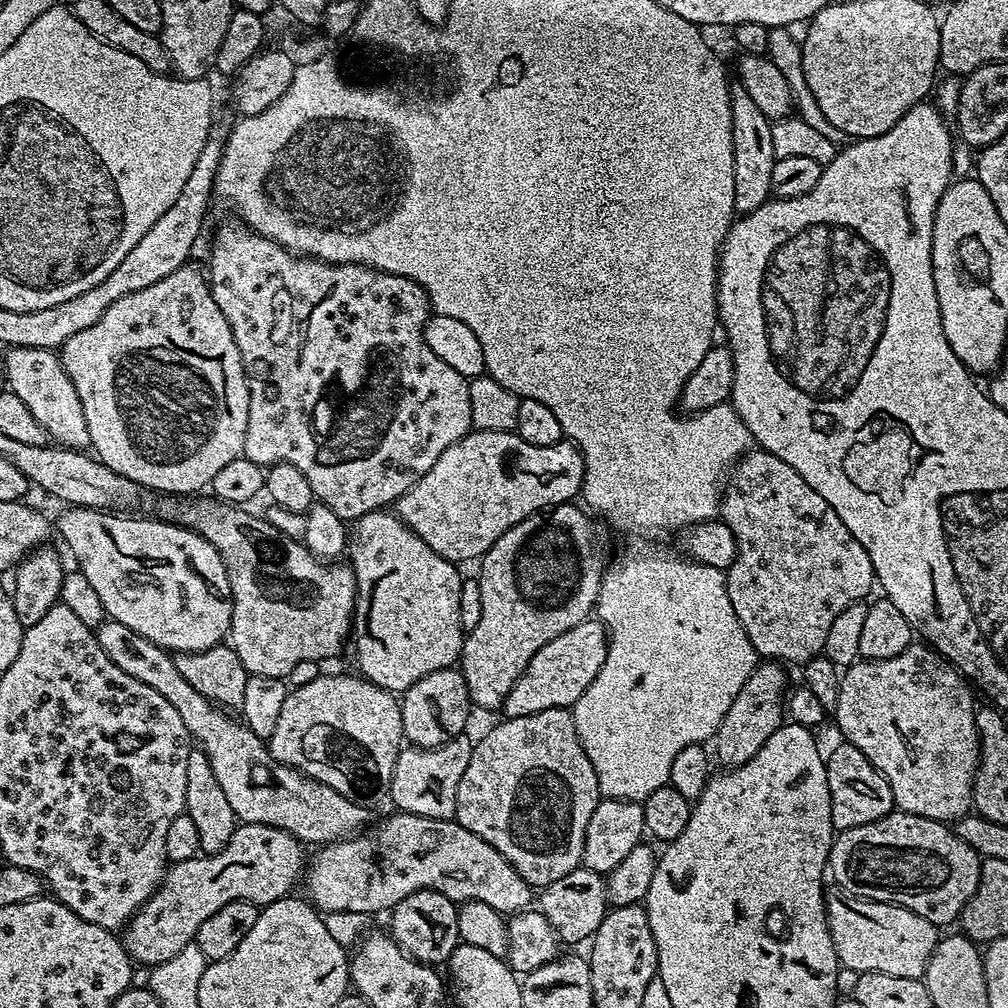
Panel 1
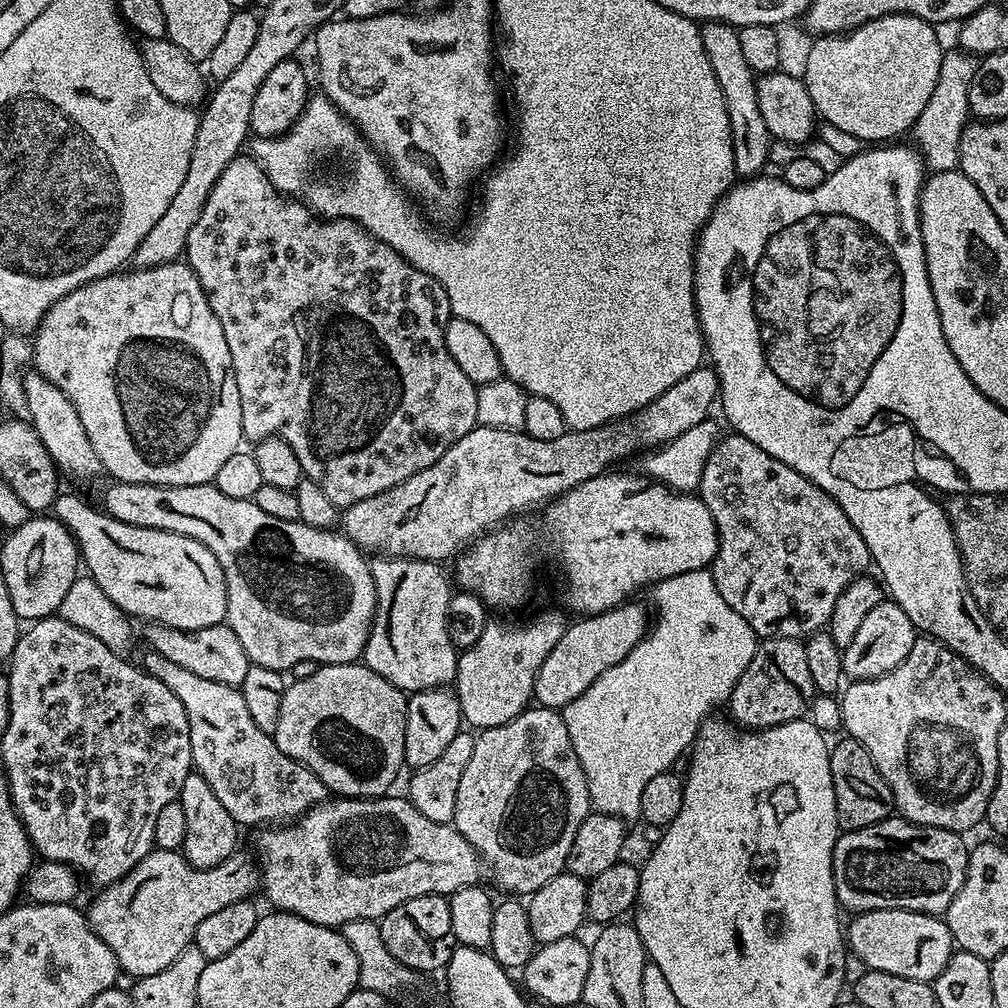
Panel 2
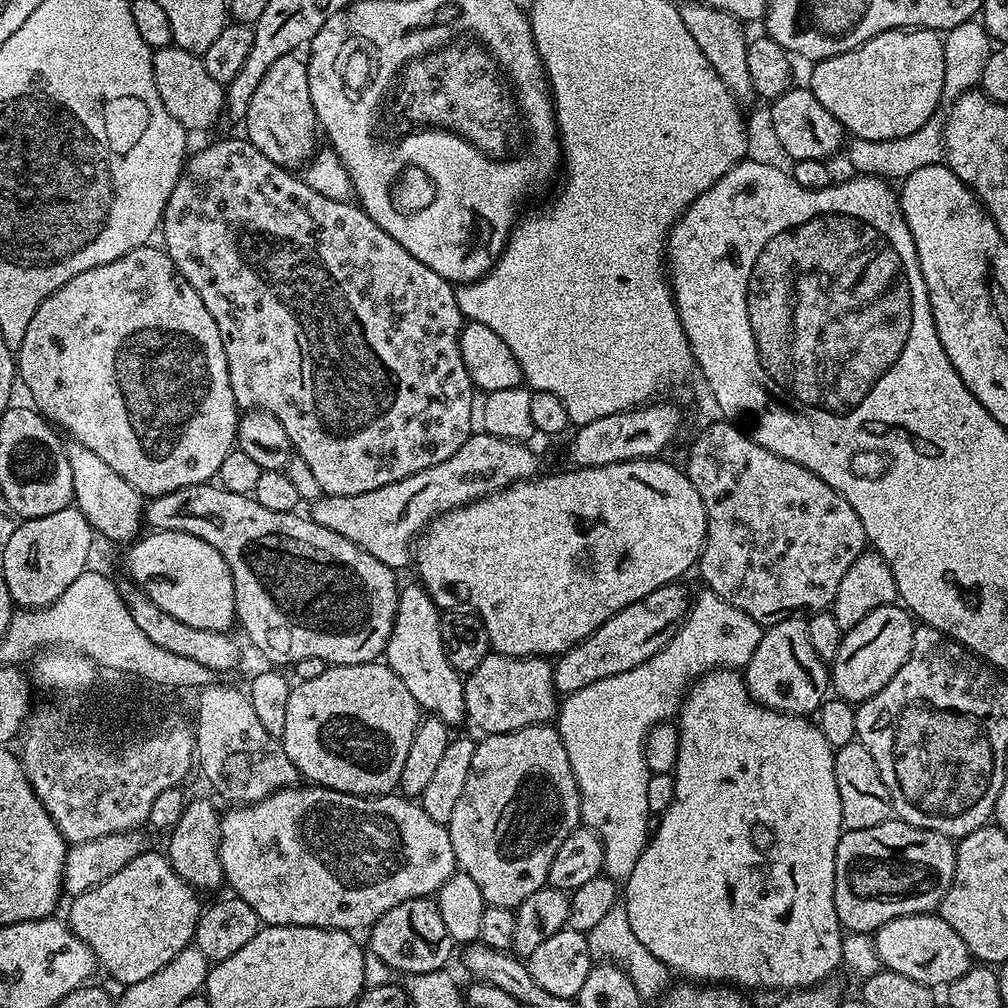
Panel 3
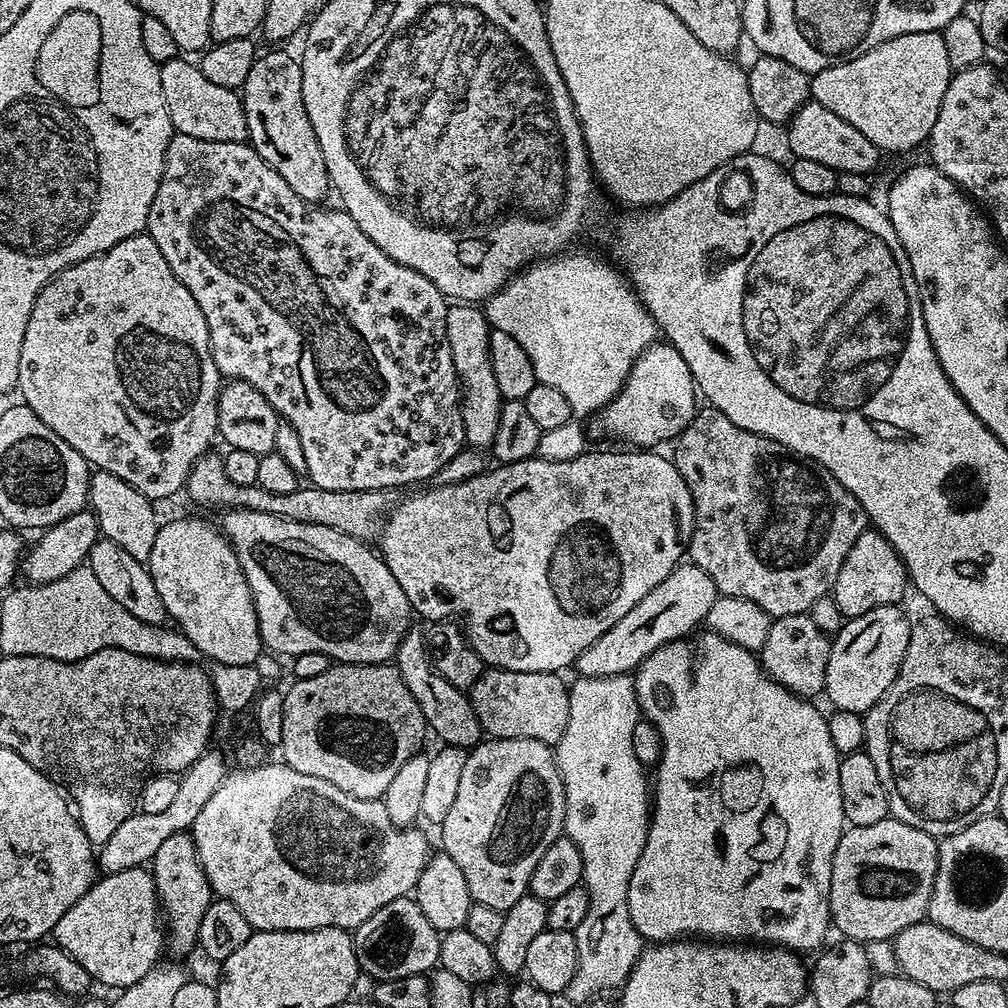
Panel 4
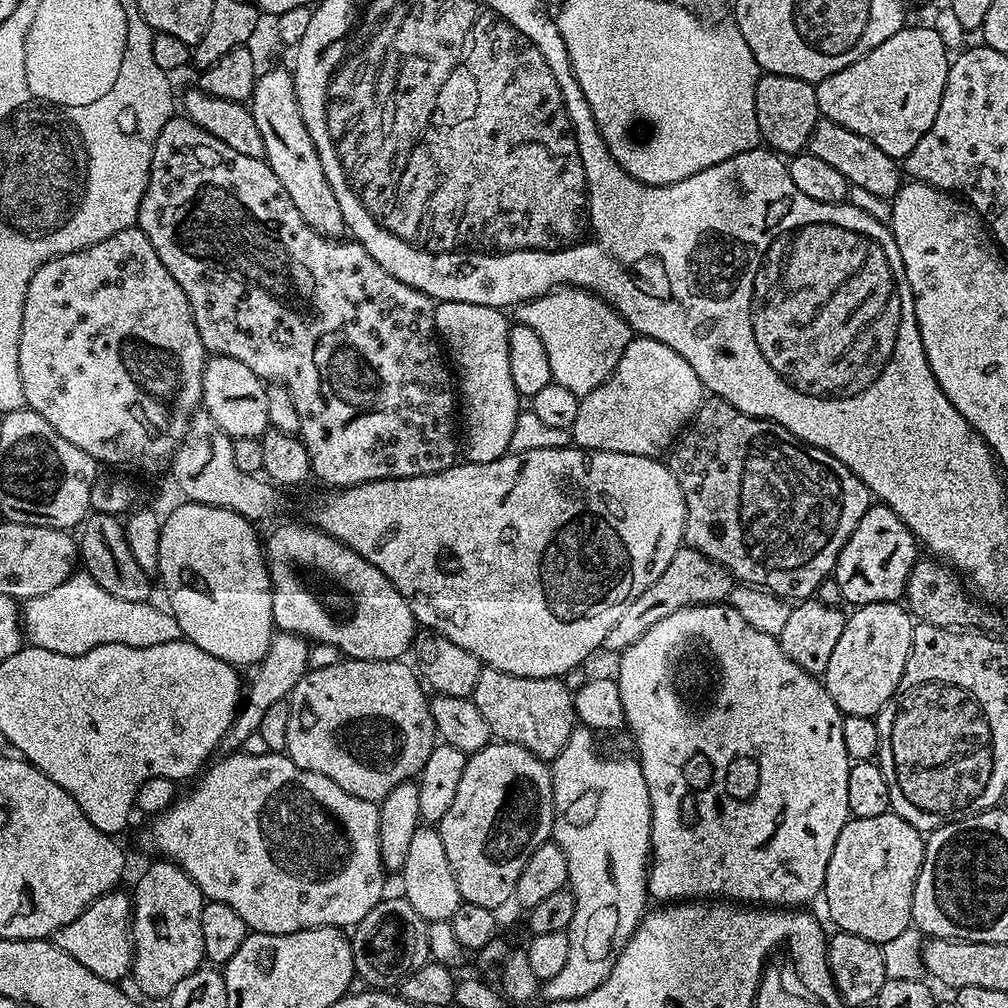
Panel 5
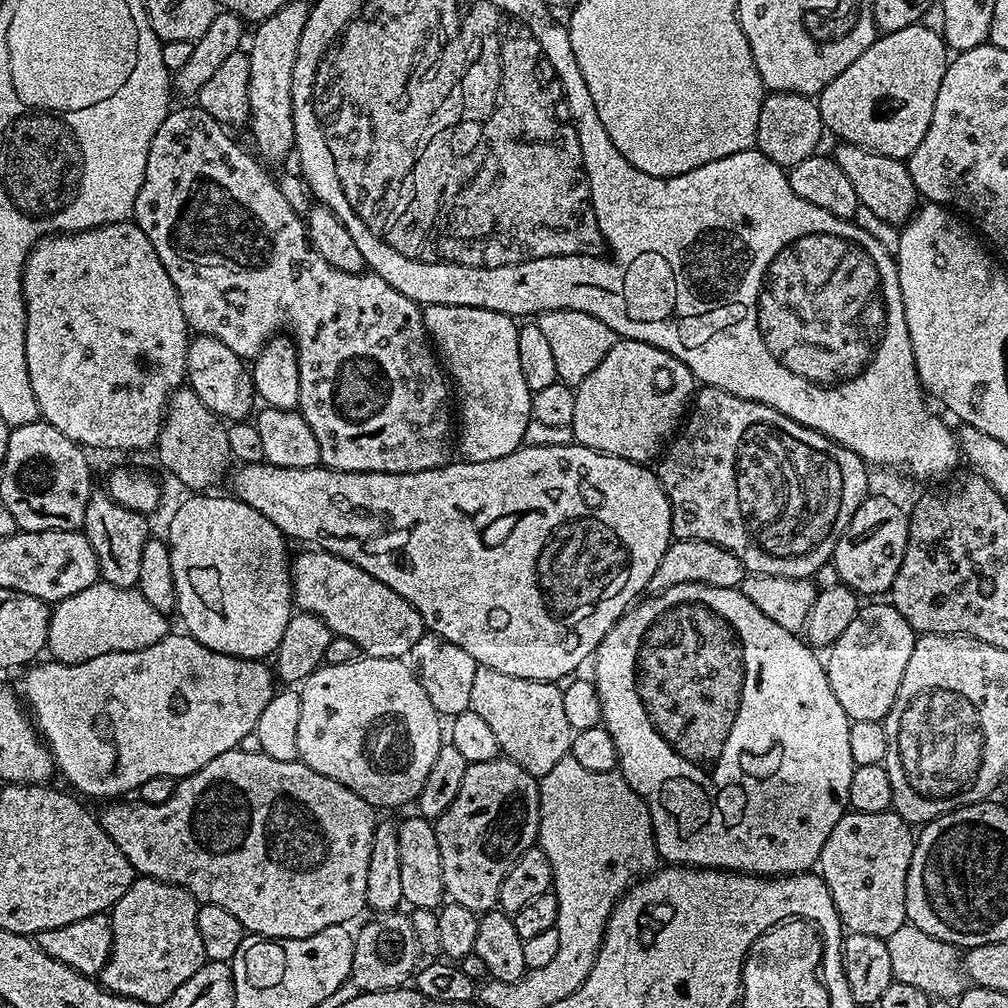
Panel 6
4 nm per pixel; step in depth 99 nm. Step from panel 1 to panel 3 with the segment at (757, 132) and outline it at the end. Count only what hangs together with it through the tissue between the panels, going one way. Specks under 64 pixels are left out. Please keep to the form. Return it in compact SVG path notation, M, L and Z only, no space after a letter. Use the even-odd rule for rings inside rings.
M706 2L700 4L683 5L680 8L682 22L686 22L686 30L694 34L694 42L698 42L698 50L706 54L706 62L714 66L714 74L722 78L722 82L730 90L737 104L747 106L751 100L757 99L754 82L750 82L750 66L746 66L749 37L744 37L745 25L737 16L711 8Z

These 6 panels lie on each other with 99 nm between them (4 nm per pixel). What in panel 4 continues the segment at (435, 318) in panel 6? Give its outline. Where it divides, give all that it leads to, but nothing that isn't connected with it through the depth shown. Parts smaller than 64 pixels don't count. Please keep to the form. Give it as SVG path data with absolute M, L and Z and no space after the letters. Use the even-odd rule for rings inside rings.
M456 302L446 314L446 338L450 342L450 354L454 358L456 376L462 385L462 422L465 441L473 449L488 450L493 447L499 430L502 397L494 366L490 362L490 325L479 307L468 302Z

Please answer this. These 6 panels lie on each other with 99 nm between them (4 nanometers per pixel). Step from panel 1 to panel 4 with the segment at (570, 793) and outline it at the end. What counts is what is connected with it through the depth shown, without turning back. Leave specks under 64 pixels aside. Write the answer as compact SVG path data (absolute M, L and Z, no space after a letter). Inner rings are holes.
M495 738L485 739L483 742L471 749L466 758L466 766L462 770L462 779L458 785L458 795L452 804L446 818L438 825L440 840L444 843L443 855L454 858L458 862L458 870L466 877L466 886L470 890L473 901L482 906L494 906L494 910L505 912L518 898L529 895L528 887L530 878L534 874L534 866L538 866L538 861L542 859L542 854L550 850L550 846L556 841L564 831L564 819L566 818L566 790L564 789L564 779L556 765L556 754L553 745L543 744L534 738L506 738L498 740Z

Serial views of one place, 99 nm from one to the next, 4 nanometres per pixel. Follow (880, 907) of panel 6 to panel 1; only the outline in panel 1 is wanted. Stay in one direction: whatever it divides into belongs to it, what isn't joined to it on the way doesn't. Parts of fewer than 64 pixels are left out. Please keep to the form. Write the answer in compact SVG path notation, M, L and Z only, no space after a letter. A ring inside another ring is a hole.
M893 810L878 822L870 822L866 826L854 826L843 829L833 839L832 853L828 855L830 876L844 891L861 896L874 902L897 904L909 908L914 914L926 918L926 922L943 926L959 921L960 914L974 890L978 890L980 865L982 857L956 836L955 831L947 823L930 818L915 816L909 812Z

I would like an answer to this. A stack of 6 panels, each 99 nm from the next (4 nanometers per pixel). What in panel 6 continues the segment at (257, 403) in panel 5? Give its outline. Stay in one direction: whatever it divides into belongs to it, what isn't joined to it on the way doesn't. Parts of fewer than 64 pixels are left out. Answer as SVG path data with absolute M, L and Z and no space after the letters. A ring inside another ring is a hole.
M199 334L193 335L186 350L186 384L206 402L206 406L215 416L225 421L240 420L243 416L251 417L254 412L252 400L252 374L230 346L218 342L218 338L210 338Z

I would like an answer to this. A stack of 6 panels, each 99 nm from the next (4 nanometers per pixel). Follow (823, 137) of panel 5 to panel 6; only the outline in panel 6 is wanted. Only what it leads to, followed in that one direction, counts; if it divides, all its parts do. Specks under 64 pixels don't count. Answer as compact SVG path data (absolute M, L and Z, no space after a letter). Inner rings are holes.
M840 142L835 146L836 165L844 171L846 178L850 178L850 186L854 186L858 204L878 214L888 224L903 225L918 207L918 193L908 173L907 163L877 152L868 152L857 144Z

